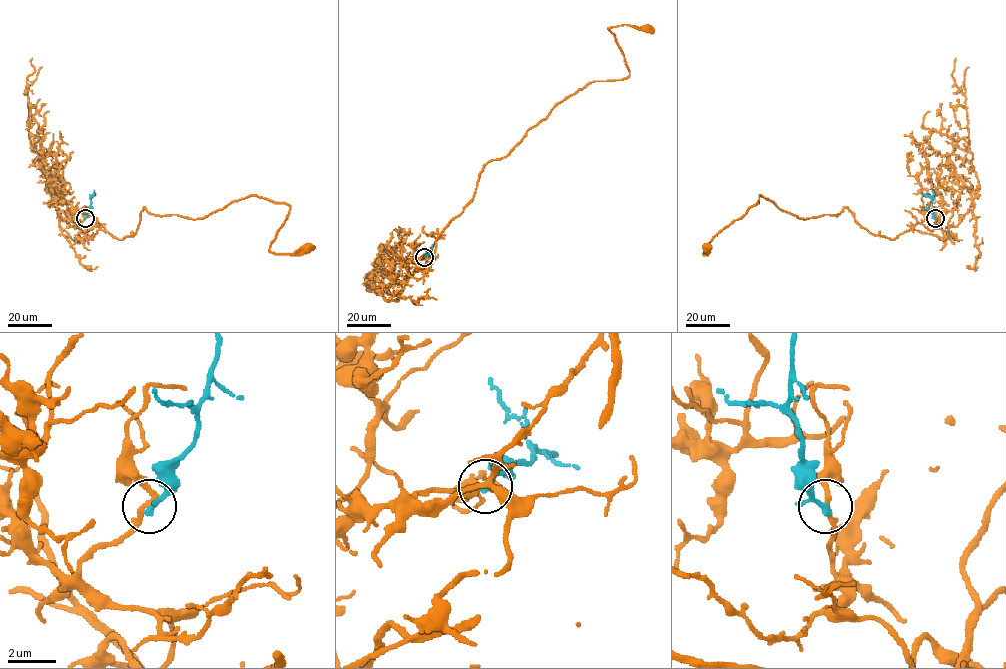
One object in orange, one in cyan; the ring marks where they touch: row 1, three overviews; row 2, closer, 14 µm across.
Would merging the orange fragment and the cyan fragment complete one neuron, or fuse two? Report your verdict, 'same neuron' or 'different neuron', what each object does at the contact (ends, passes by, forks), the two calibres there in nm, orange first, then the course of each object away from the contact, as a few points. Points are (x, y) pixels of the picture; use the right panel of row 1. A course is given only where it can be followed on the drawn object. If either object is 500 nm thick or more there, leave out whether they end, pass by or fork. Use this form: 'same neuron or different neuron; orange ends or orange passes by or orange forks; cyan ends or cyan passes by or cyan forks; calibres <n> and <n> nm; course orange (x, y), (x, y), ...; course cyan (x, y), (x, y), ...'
different neuron; orange passes by; cyan passes by; calibres 200 and 190 nm; course orange (935, 218), (944, 239), (909, 230), (891, 240), (845, 206), (799, 218), (759, 195), (706, 248); course cyan (935, 218), (932, 198), (923, 193)

